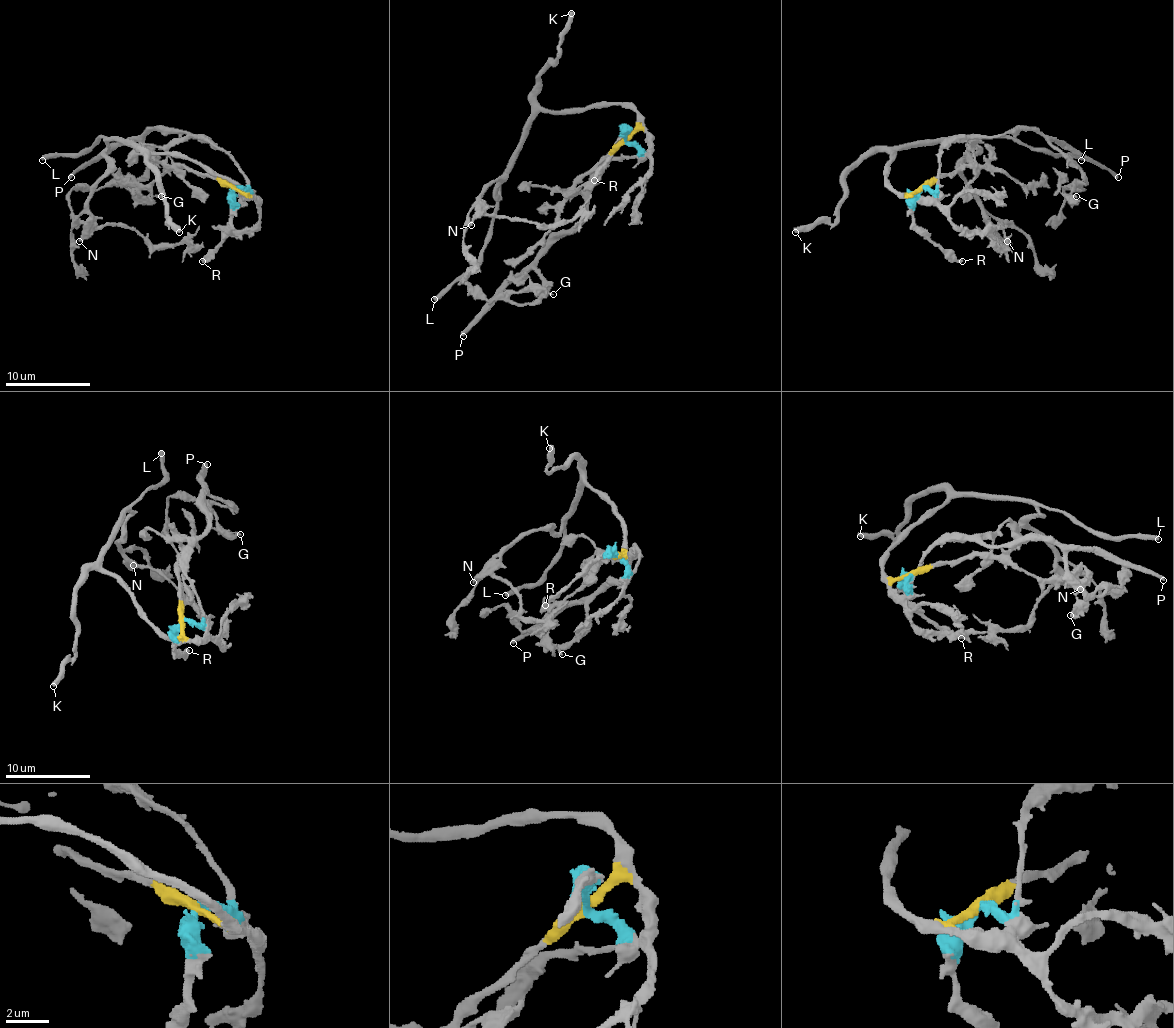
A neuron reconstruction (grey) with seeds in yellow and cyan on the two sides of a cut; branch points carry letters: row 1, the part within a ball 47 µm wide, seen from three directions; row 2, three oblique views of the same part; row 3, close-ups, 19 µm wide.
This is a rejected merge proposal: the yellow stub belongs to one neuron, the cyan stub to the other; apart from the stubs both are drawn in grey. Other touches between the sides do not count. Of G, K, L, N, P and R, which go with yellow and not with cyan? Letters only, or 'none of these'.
K, L, N

